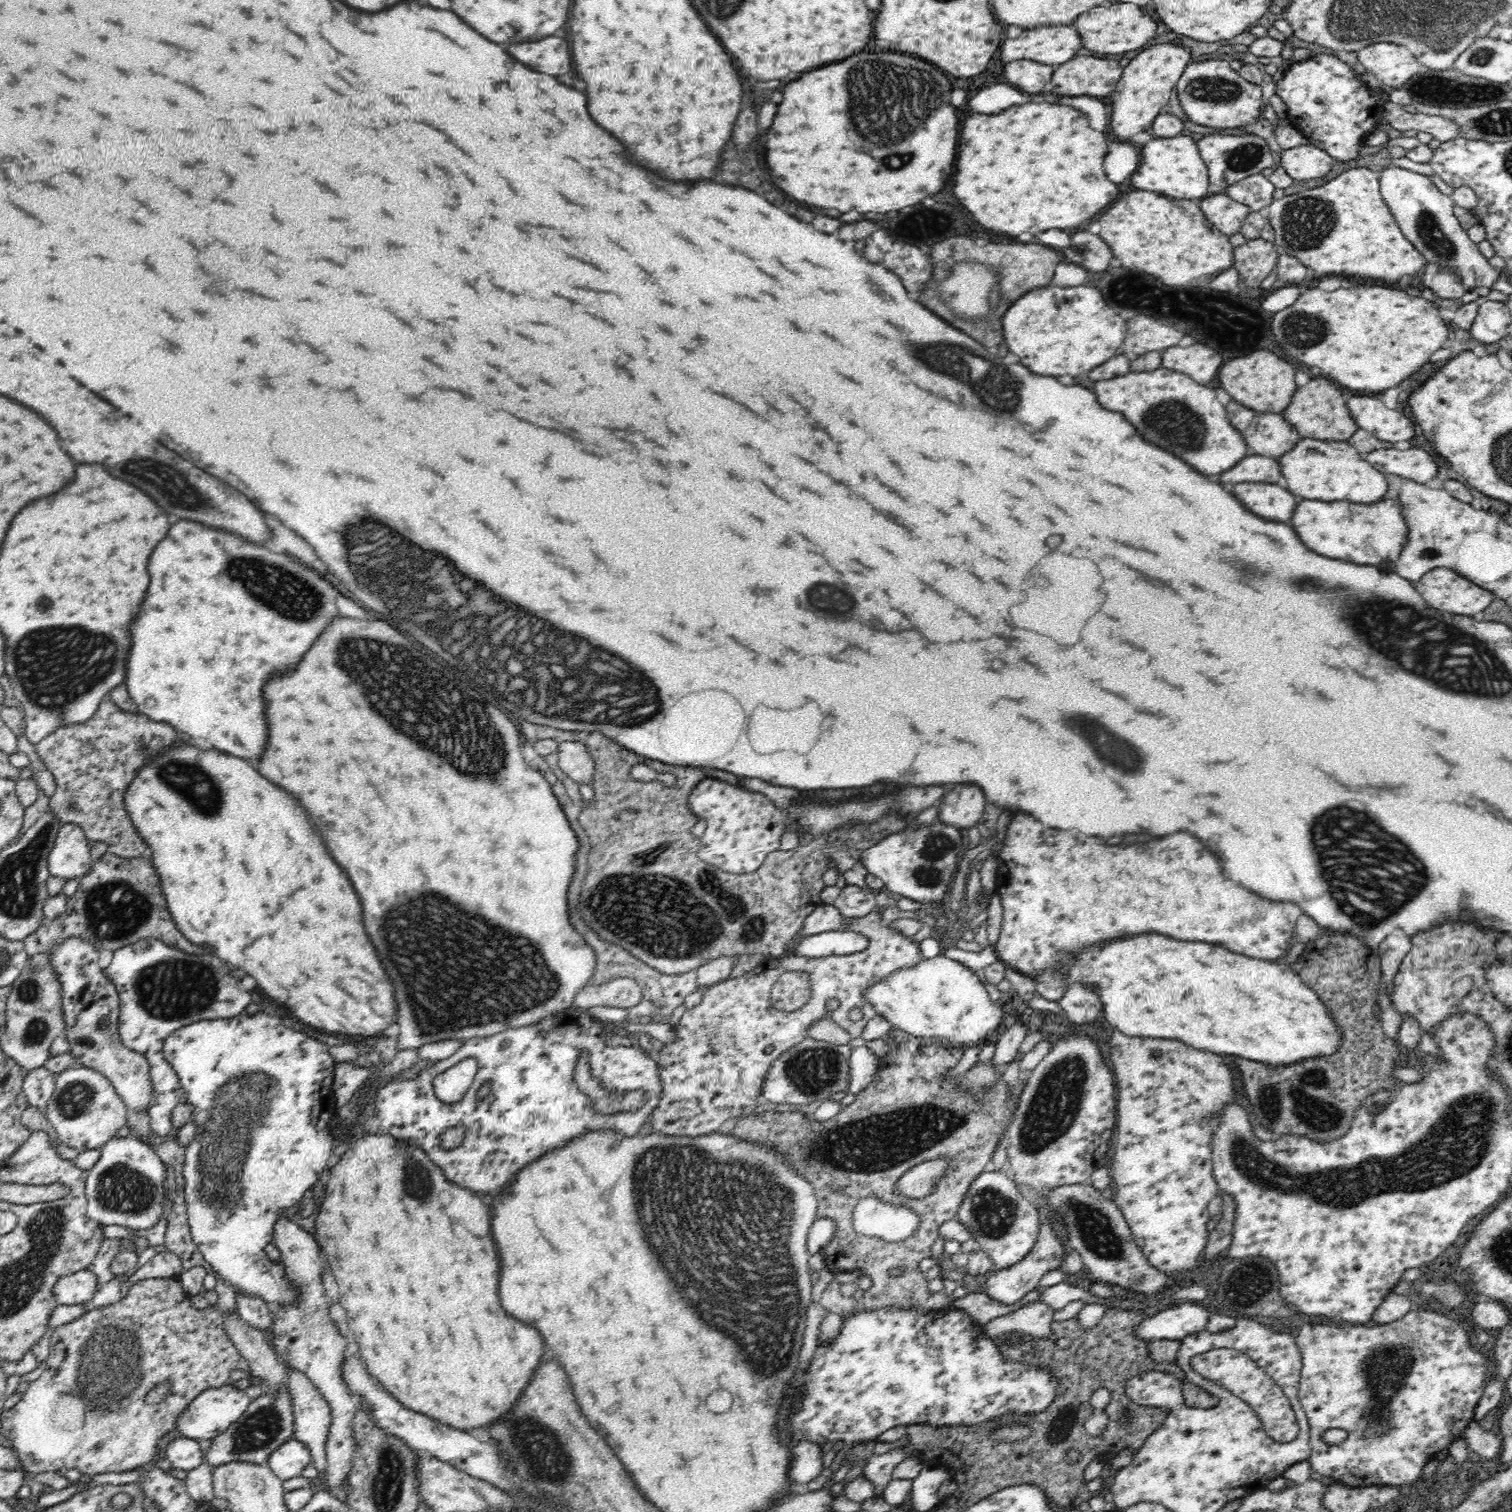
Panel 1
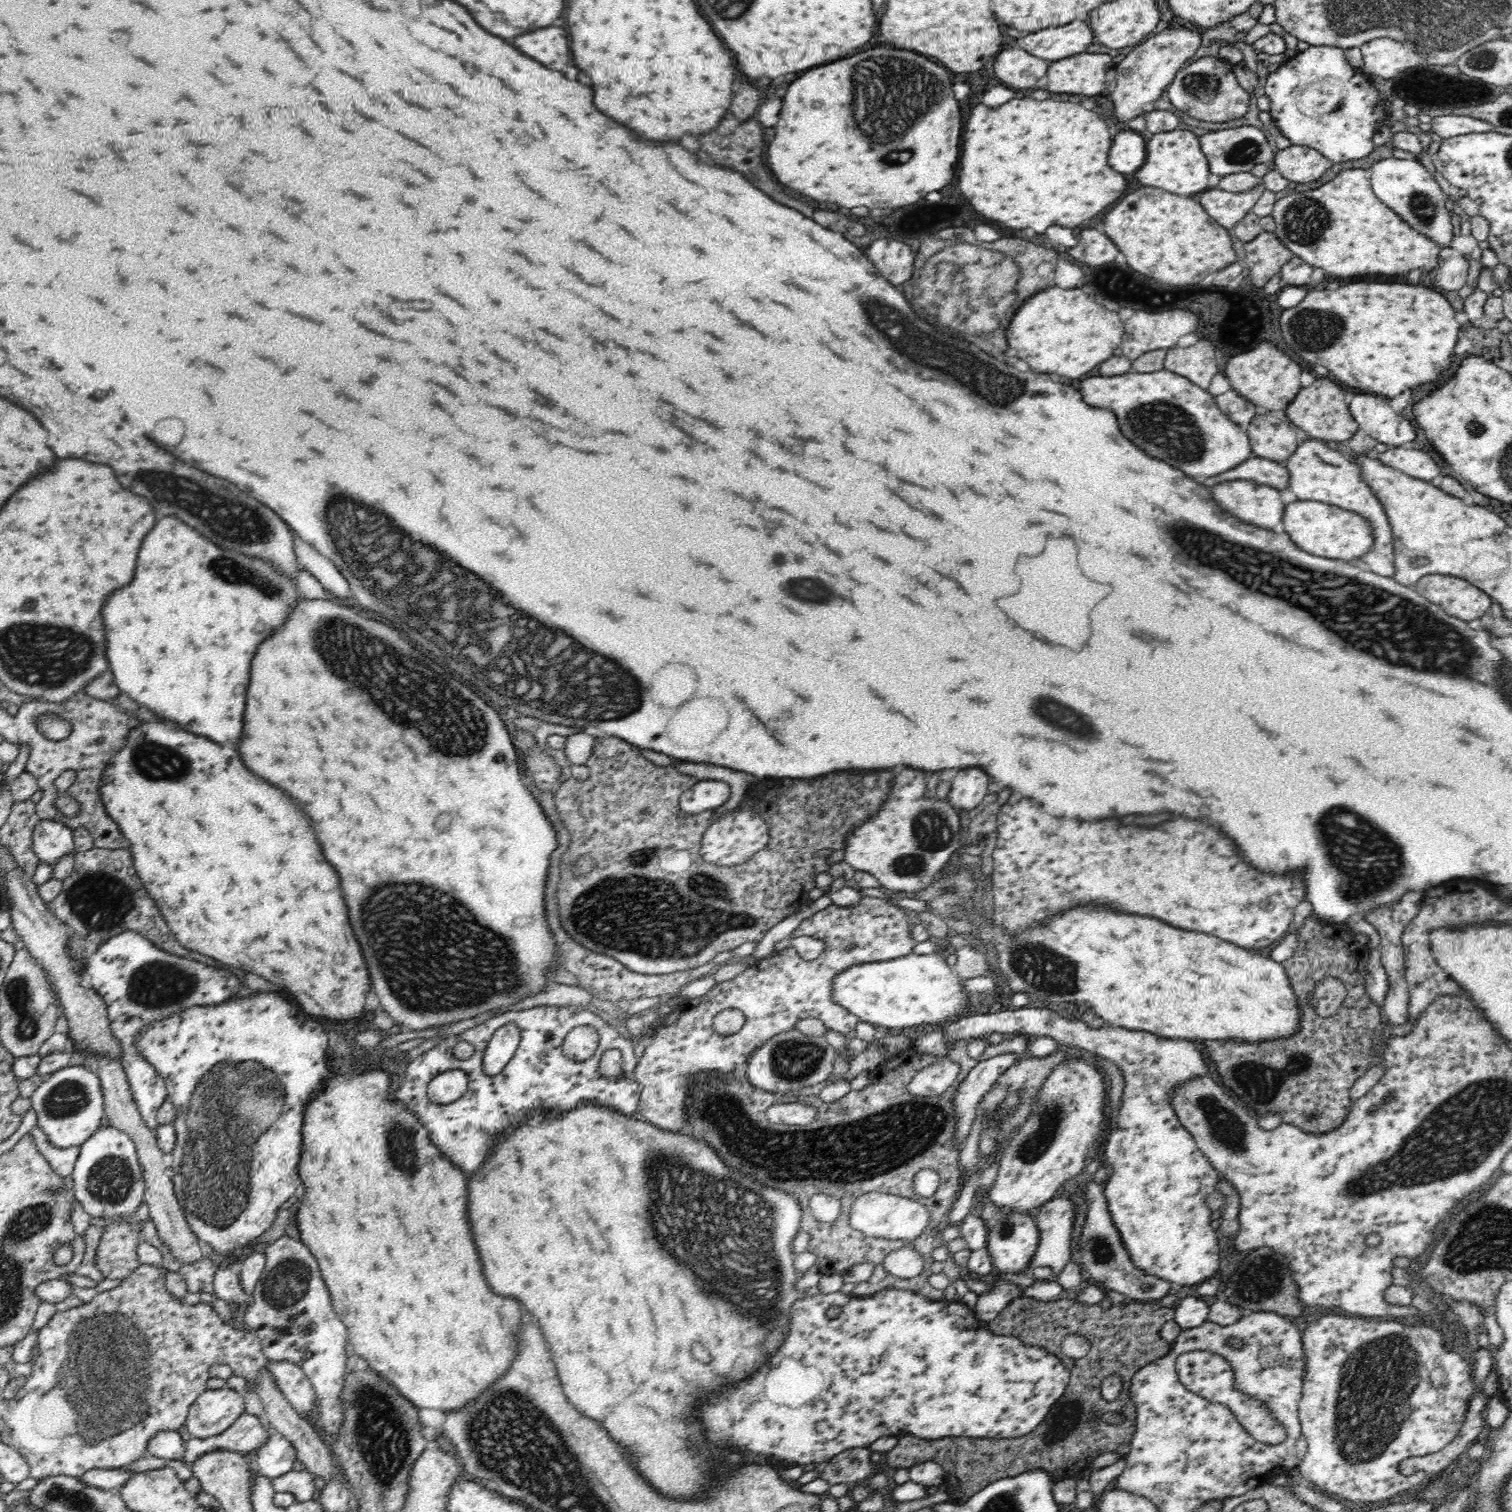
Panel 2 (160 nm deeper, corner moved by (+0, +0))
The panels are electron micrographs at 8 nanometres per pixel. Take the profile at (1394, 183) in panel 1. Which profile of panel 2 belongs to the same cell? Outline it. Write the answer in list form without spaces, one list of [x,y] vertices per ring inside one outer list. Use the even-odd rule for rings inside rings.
[[[1384,158],[1384,160],[1373,160],[1372,164],[1367,167],[1370,171],[1374,194],[1384,204],[1388,204],[1400,218],[1404,218],[1420,234],[1425,234],[1443,248],[1450,246],[1452,236],[1454,236],[1450,222],[1451,209],[1449,201],[1444,198],[1444,192],[1440,188],[1440,184],[1434,179],[1432,172],[1428,171],[1417,158]]]

